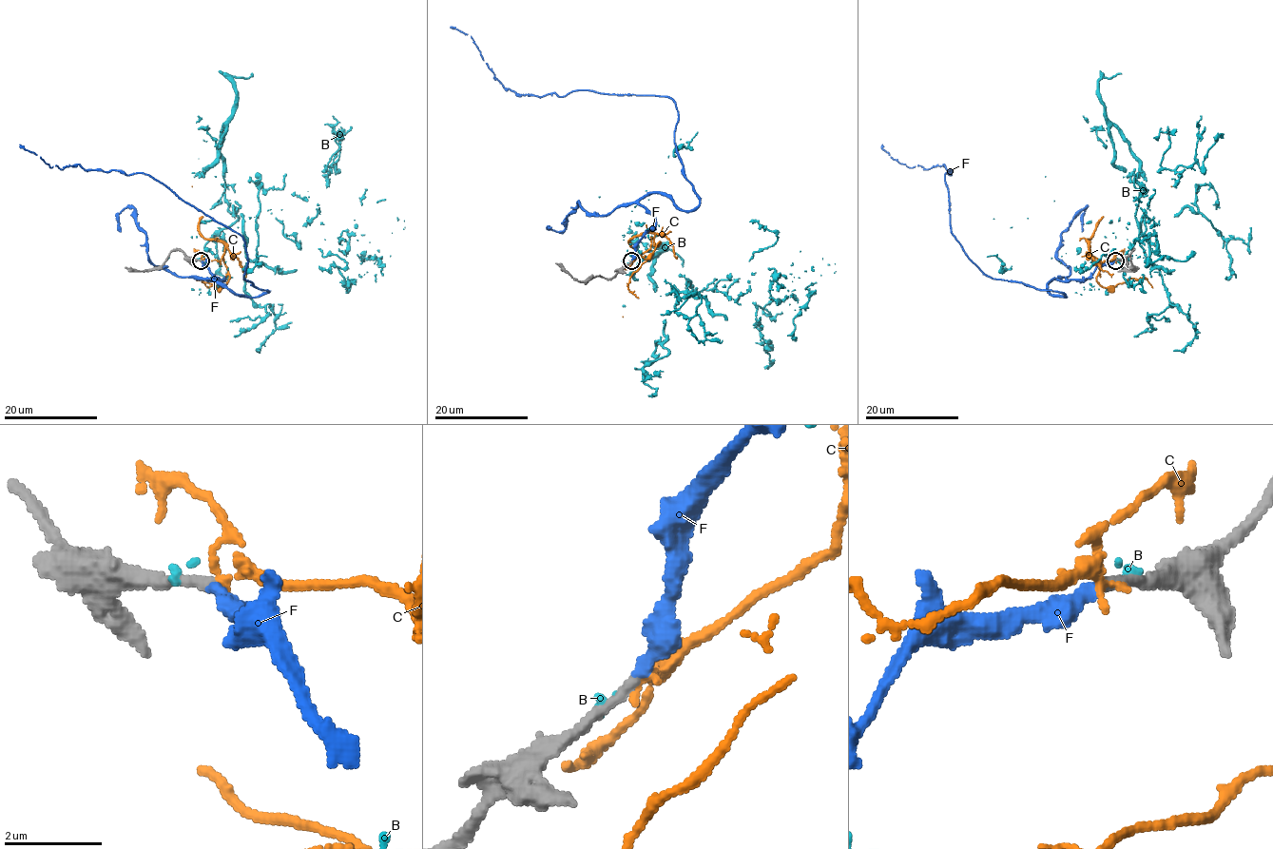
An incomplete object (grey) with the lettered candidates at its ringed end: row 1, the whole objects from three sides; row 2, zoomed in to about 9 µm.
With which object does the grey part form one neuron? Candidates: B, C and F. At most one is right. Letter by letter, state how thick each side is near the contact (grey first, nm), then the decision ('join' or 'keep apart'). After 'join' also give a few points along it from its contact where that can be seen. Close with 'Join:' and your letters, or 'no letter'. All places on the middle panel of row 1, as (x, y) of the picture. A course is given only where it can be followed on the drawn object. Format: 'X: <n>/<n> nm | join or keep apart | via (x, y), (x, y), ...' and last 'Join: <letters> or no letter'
B: 320/120 nm | keep apart
C: 240/160 nm | keep apart
F: 240/280 nm | join | via (631, 260), (654, 223), (642, 199), (699, 203), (674, 138), (675, 103), (517, 95), (471, 35), (450, 28)
Join: F

